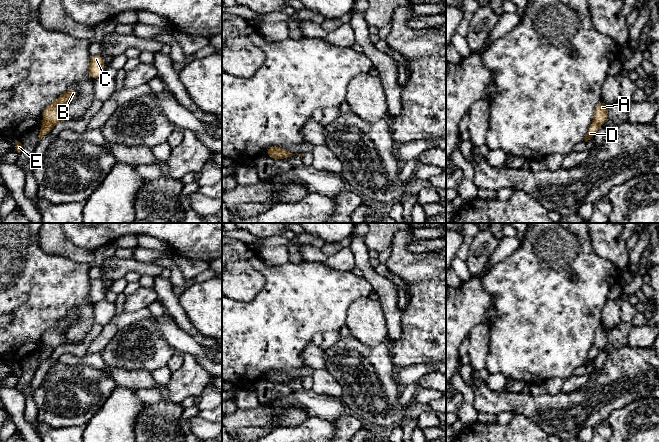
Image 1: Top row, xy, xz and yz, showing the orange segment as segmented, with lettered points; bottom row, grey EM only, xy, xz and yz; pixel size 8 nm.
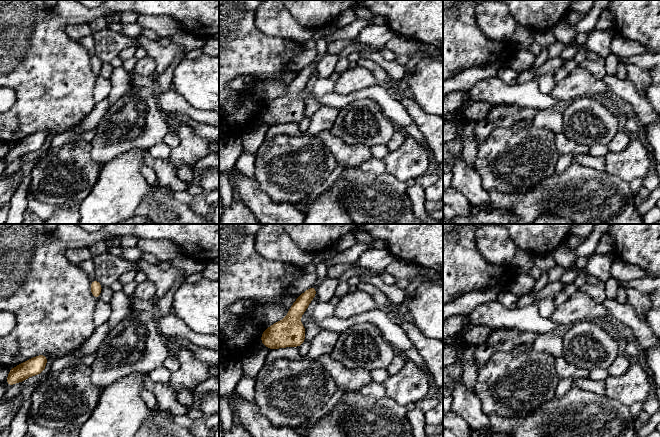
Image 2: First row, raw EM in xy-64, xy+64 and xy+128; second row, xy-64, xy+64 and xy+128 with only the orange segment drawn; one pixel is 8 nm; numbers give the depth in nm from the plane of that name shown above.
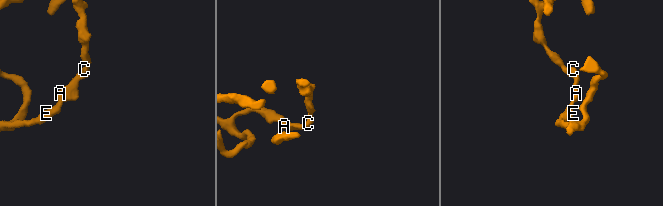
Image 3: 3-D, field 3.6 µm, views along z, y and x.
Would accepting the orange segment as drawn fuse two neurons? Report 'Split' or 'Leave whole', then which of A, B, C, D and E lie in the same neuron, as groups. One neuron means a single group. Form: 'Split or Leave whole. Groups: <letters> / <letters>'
Split. Groups: A B C / D E

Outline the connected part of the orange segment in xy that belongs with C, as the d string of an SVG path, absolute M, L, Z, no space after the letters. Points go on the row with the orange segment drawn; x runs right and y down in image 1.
M94 55L90 58L89 77L97 79L104 75L104 60L101 55Z

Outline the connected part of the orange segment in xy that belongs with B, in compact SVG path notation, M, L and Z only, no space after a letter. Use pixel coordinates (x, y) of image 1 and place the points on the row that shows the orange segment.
M70 89L61 95L53 104L47 107L43 113L43 122L55 125L61 121L67 120L69 117L65 112L68 103L75 99L78 95L76 89Z

